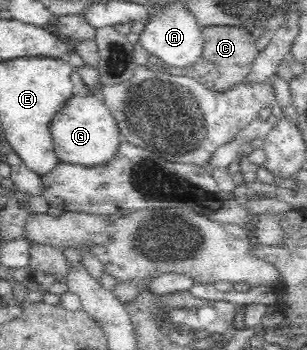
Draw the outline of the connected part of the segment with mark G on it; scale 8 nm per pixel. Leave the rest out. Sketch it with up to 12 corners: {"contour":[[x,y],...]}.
{"contour":[[77,93],[50,121],[58,159],[104,165],[122,140],[102,98]]}

